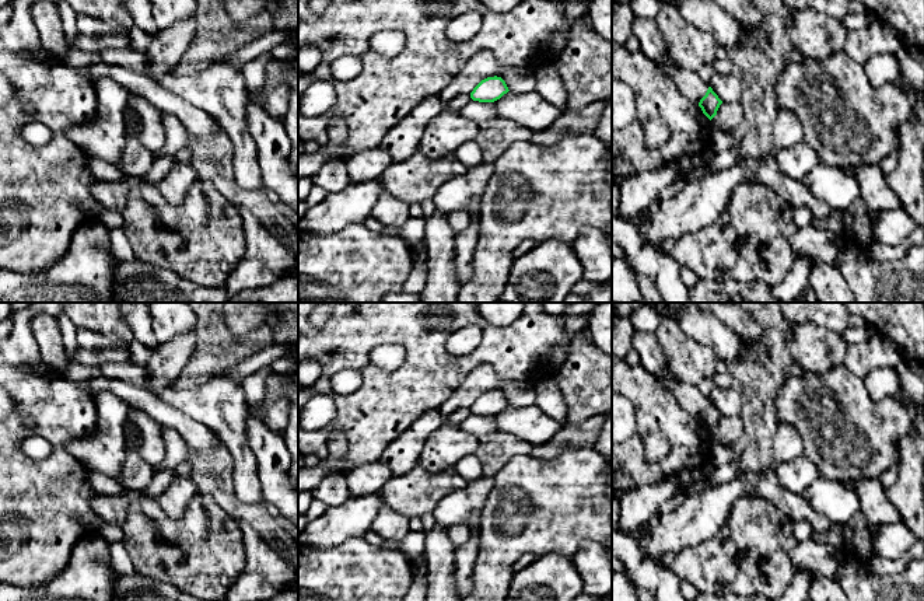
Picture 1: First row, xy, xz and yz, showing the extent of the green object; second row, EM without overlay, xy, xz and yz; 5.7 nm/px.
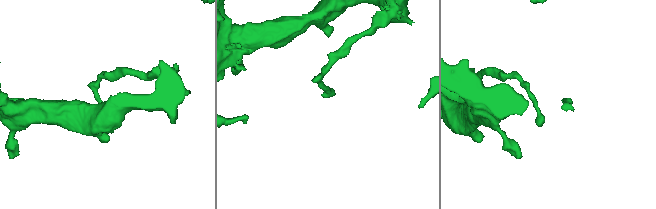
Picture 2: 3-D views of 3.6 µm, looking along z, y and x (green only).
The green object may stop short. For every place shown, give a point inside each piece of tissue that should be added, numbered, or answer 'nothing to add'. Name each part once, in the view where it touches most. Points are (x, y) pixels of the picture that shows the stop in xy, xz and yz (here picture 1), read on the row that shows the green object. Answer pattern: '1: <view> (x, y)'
nothing to add

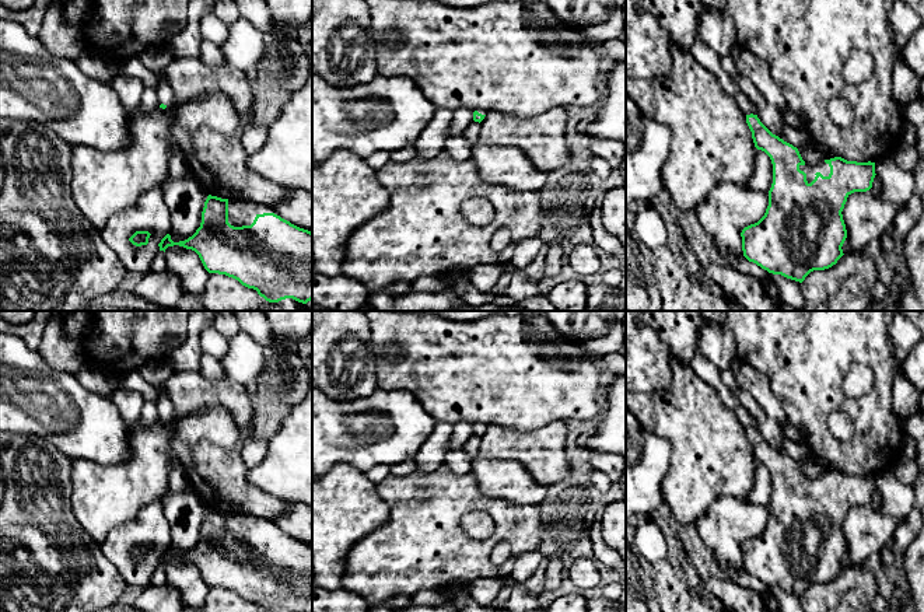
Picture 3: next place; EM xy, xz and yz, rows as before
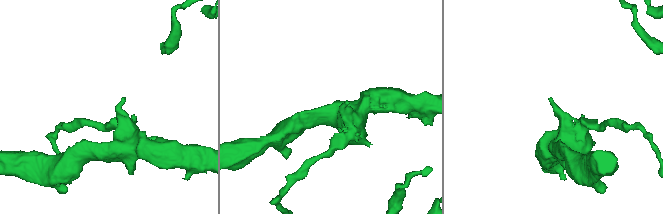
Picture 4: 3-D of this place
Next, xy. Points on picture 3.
1: xy (164, 91)
2: xy (241, 213)

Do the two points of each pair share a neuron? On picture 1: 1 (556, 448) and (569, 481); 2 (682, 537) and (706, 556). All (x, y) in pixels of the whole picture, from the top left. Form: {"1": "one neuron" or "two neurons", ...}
{"1": "two neurons", "2": "two neurons"}

